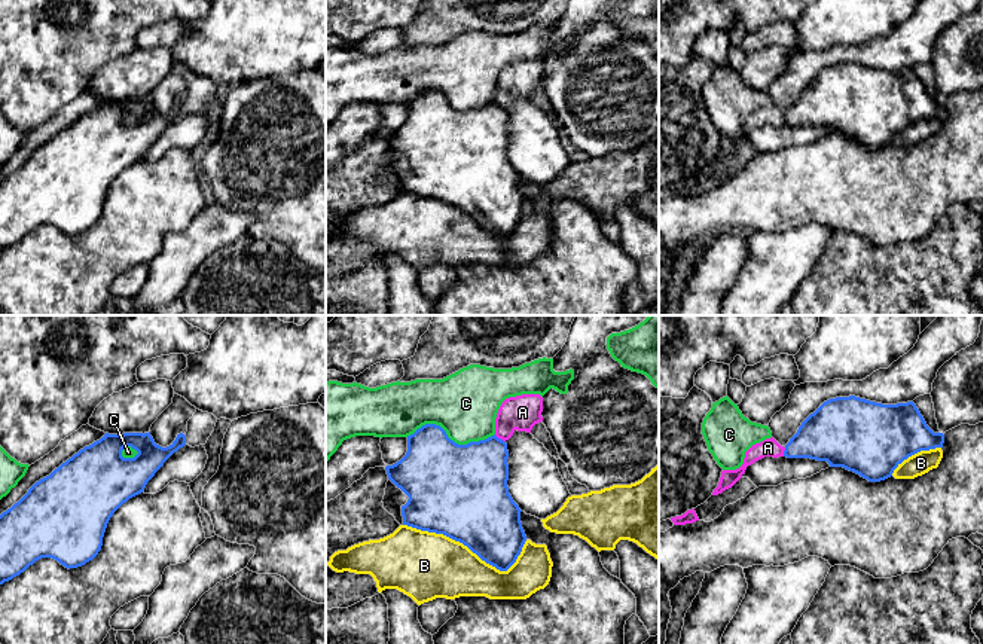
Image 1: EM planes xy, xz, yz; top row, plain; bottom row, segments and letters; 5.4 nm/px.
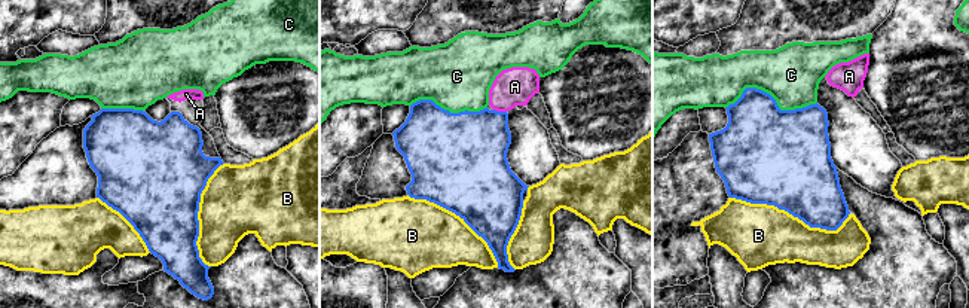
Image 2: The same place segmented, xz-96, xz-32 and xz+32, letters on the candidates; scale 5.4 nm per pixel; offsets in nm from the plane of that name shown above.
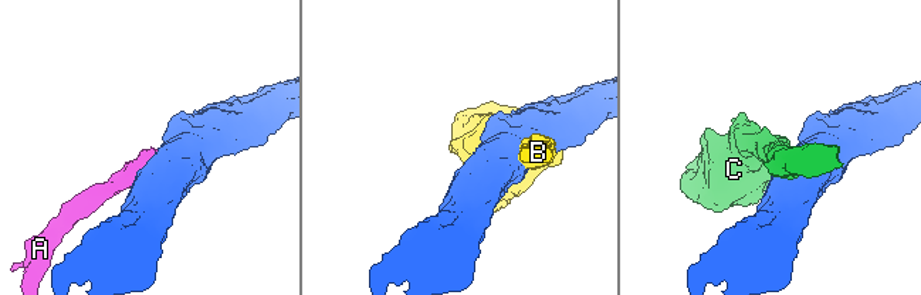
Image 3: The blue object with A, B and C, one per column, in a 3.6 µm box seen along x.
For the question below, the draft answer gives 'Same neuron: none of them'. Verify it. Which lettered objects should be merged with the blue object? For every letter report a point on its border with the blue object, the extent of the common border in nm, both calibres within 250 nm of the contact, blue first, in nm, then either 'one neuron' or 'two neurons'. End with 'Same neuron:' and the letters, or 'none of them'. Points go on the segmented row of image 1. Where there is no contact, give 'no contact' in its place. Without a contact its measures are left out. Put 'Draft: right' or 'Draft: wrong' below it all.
A: xz (500, 439) | 80 nm | 360/190 nm | two neurons
B: xz (470, 549) | 700 nm | 440/360 nm | two neurons
C: xz (448, 438) | 480 nm | 440/360 nm | two neurons
Same neuron: none of them
Draft: right

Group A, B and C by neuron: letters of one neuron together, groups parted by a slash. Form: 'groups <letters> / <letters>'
groups A / B / C

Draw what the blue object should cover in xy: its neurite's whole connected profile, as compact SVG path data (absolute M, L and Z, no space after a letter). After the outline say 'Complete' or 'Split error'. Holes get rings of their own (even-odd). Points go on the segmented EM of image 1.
M150 431L106 433L36 482L18 503L0 515L0 585L19 576L42 558L52 558L68 570L92 561L101 550L113 513L129 498L141 494L164 463L184 445L183 433L167 448L156 445ZM125 446L138 454L134 458L123 458Z. Complete

